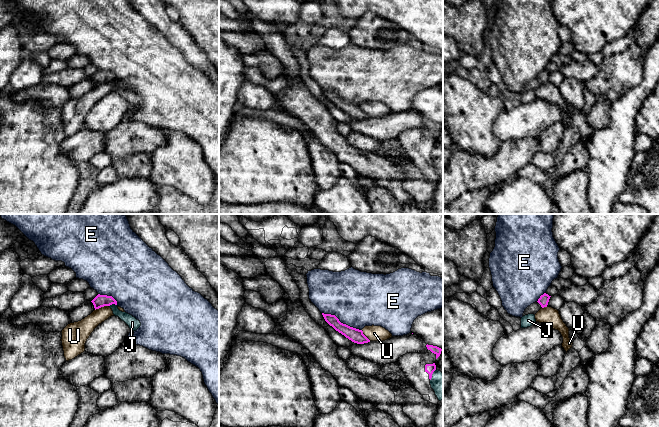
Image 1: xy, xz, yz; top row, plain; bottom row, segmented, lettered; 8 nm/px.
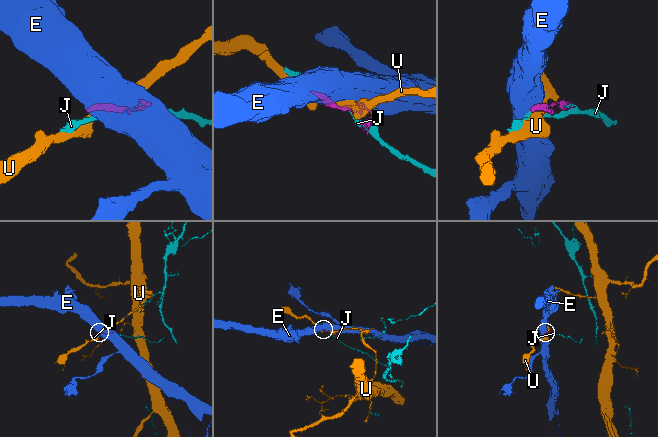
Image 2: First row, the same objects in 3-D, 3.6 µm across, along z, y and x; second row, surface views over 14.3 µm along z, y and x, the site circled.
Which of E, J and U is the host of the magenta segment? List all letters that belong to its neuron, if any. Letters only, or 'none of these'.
none of these

